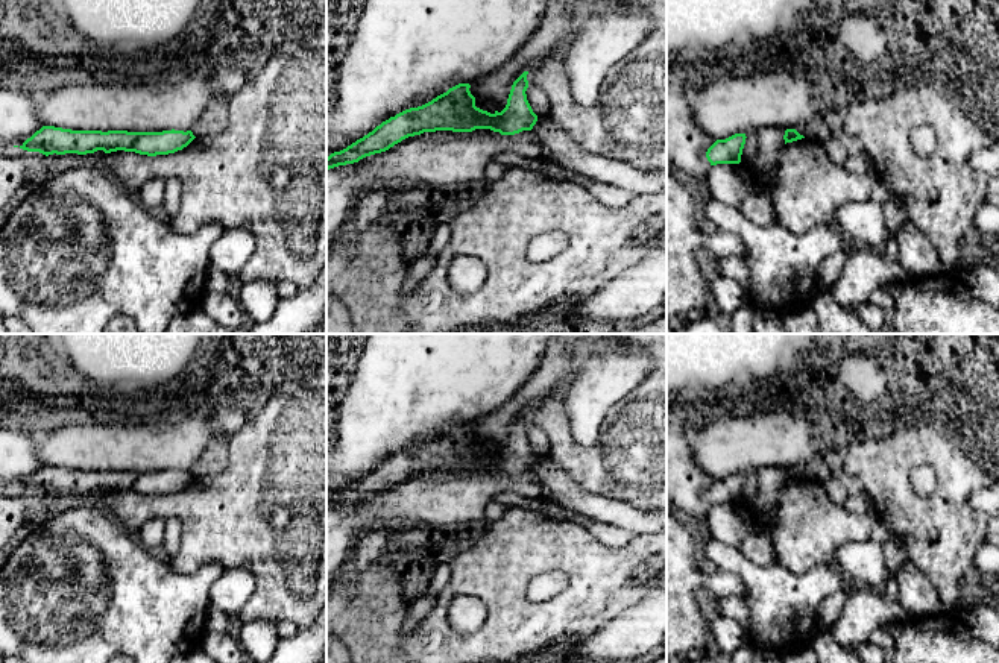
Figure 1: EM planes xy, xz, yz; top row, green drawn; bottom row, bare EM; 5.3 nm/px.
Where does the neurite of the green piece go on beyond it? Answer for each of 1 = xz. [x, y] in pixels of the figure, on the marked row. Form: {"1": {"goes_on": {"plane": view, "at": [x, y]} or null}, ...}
{"1": {"goes_on": null}}

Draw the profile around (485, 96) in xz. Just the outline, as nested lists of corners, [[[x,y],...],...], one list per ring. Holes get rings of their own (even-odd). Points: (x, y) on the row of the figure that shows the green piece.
[[[550,0],[545,15],[530,39],[501,67],[469,82],[475,106],[501,112],[513,82],[527,71],[528,85],[537,70],[560,58],[565,77],[577,103],[592,106],[609,70],[627,53],[639,47],[656,27],[656,20],[644,6],[632,0]]]

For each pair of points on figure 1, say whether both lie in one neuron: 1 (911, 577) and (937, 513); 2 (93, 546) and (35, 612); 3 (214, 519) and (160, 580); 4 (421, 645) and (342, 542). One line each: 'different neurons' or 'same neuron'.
1: different neurons
2: same neuron
3: different neurons
4: different neurons

